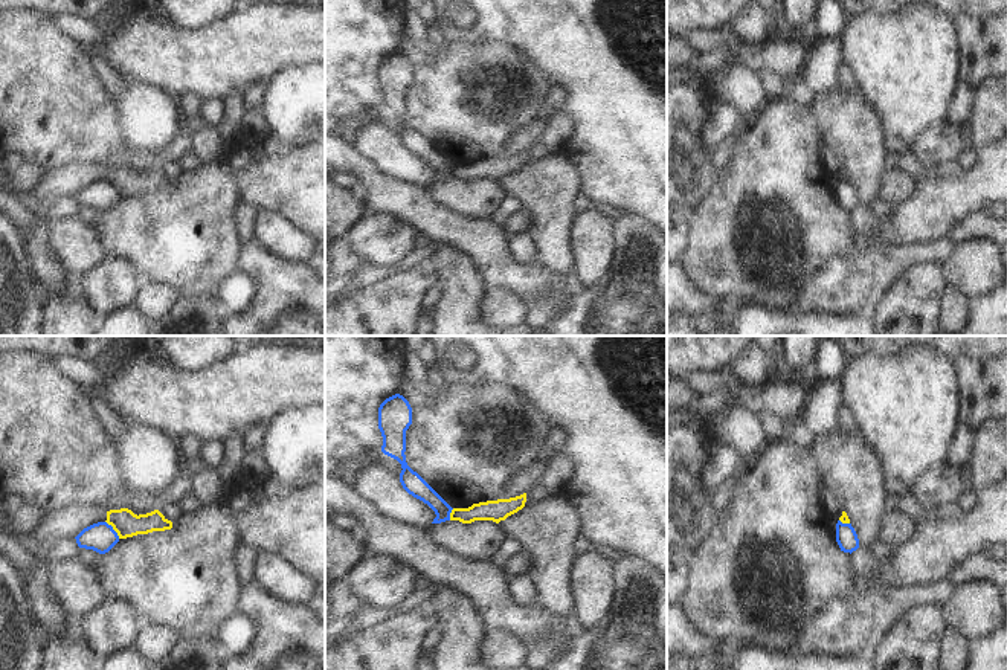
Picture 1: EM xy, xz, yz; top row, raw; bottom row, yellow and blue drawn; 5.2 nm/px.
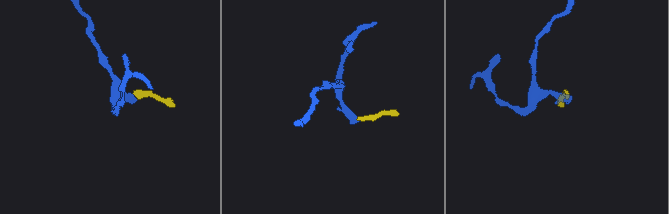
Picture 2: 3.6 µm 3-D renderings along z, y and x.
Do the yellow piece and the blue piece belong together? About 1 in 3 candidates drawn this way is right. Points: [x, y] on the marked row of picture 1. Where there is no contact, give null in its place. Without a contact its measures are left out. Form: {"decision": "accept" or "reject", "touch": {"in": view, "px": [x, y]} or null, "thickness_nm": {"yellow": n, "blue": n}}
{"decision": "reject", "touch": {"in": "xy", "px": [113, 528]}, "thickness_nm": {"yellow": 140, "blue": 160}}

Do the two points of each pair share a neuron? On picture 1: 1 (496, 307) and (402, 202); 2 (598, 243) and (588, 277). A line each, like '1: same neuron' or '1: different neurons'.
1: different neurons
2: same neuron

